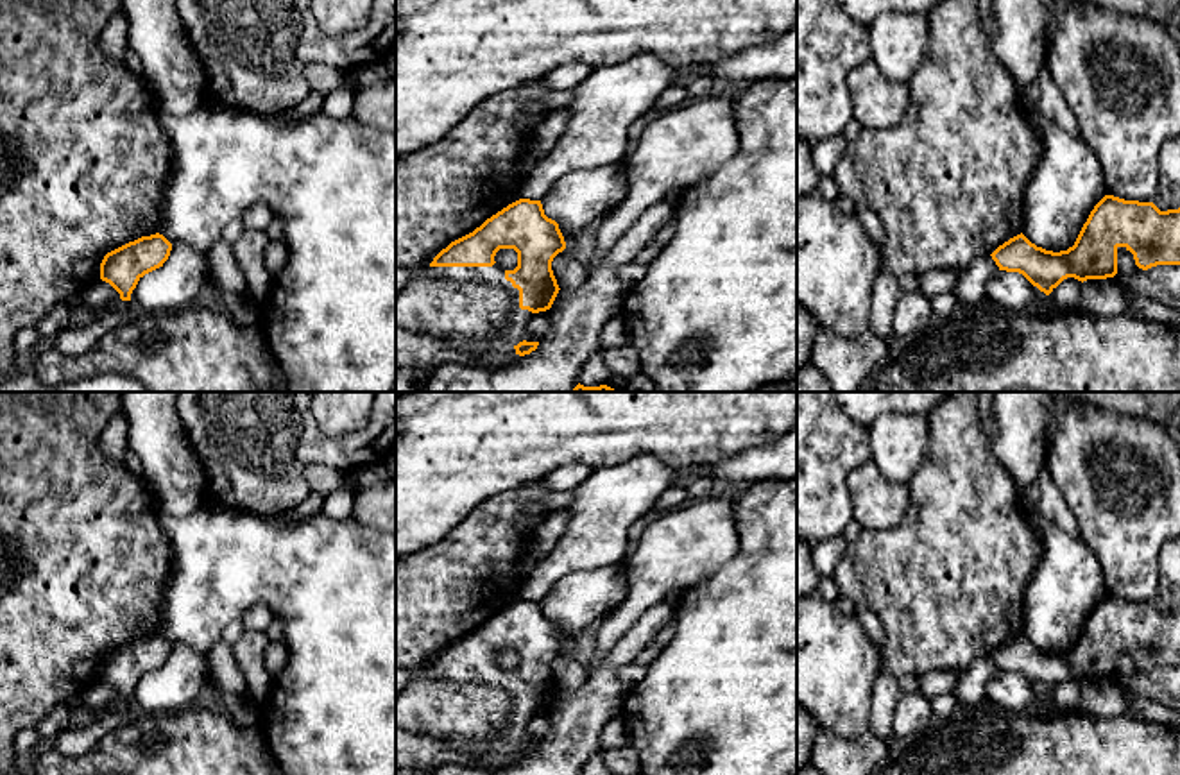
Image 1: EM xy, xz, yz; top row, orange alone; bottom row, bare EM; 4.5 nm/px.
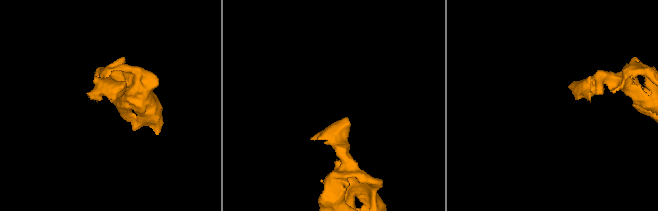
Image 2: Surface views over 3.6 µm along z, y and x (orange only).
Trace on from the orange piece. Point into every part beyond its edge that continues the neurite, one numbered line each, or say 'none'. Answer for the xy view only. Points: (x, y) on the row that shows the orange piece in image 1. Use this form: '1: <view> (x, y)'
none

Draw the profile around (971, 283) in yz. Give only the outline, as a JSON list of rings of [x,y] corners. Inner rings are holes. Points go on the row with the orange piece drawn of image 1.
[[[992,256],[971,261],[963,270],[956,270],[956,288],[953,290],[960,310],[969,310],[987,302],[987,285],[999,267]]]

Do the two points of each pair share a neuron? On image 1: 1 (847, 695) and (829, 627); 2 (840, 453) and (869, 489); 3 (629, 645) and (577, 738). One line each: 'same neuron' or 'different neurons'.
1: same neuron
2: different neurons
3: same neuron

